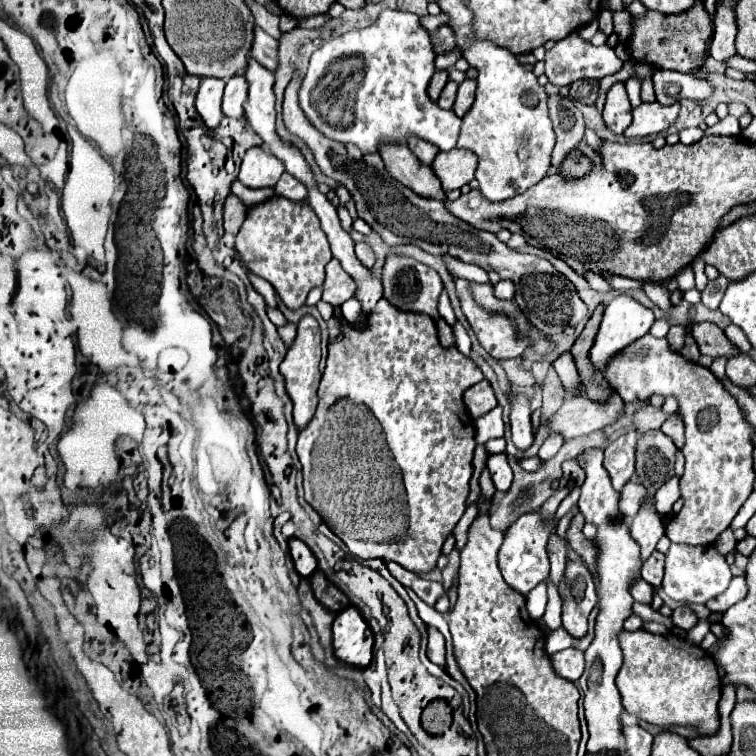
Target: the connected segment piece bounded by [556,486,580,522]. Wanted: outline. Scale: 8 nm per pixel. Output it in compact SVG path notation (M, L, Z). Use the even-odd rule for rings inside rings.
M574 486L574 488L572 488L572 492L570 492L570 494L568 494L568 496L562 500L558 507L556 512L556 522L558 522L558 518L562 518L572 509L573 506L577 504L578 494L580 494L580 490Z

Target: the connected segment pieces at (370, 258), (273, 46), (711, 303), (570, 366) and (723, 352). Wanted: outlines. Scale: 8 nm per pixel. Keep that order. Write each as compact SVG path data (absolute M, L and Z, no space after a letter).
M364 242L356 244L356 256L358 256L358 260L360 260L366 268L372 268L374 262L376 262L376 256L374 256L372 248L370 248L368 244L364 244Z
M254 26L254 42L250 56L264 64L264 68L274 72L278 68L278 40L268 36L262 28Z
M718 276L716 280L710 280L708 282L704 292L702 292L702 302L708 306L708 308L718 308L722 296L724 296L724 290L728 286L728 280L724 276Z
M564 352L562 356L558 356L554 360L554 370L560 376L564 388L568 388L572 392L572 388L576 388L576 380L578 380L578 372L576 372L576 364L574 364L574 356L570 352Z
M698 322L694 324L694 340L702 354L708 354L712 358L718 356L734 356L738 354L738 348L730 344L730 340L724 336L724 332L710 322Z

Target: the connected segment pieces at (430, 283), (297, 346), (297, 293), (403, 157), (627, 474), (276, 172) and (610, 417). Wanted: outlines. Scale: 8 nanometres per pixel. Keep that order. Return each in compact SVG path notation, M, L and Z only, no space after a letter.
M388 254L384 268L382 268L382 286L384 286L384 298L396 306L402 312L422 312L428 314L432 320L438 322L438 296L444 290L442 280L436 270L424 266L422 262L408 258L408 256L398 256L398 254Z
M304 316L298 322L298 332L296 338L292 342L292 346L286 352L286 358L280 364L280 374L284 376L284 388L286 394L290 396L292 404L294 404L294 424L298 430L306 428L306 424L312 420L316 404L318 404L318 382L320 382L320 370L318 370L318 362L320 362L320 328L318 322L312 316Z
M274 196L248 208L246 220L236 234L236 252L252 274L268 280L274 286L276 294L290 310L304 306L308 292L314 286L324 284L324 266L328 260L332 260L318 216L308 204L292 202L284 196Z
M382 144L380 156L386 170L406 188L424 198L446 200L440 180L430 172L430 166L422 164L406 144Z
M629 431L628 434L620 436L604 450L603 466L608 470L616 492L621 492L622 486L634 474L634 452L636 452L638 437L637 432Z
M250 148L242 158L238 180L248 188L268 188L278 182L284 164L264 148Z
M614 392L608 402L596 404L586 396L566 396L564 404L548 418L548 434L560 434L564 440L586 436L618 420L624 412L624 402Z

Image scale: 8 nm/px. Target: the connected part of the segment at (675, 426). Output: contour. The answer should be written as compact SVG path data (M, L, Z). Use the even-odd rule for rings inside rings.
M672 414L672 416L662 424L660 430L662 430L666 436L672 438L672 442L676 444L678 450L684 446L684 422L682 422L682 418L680 418L678 414Z

